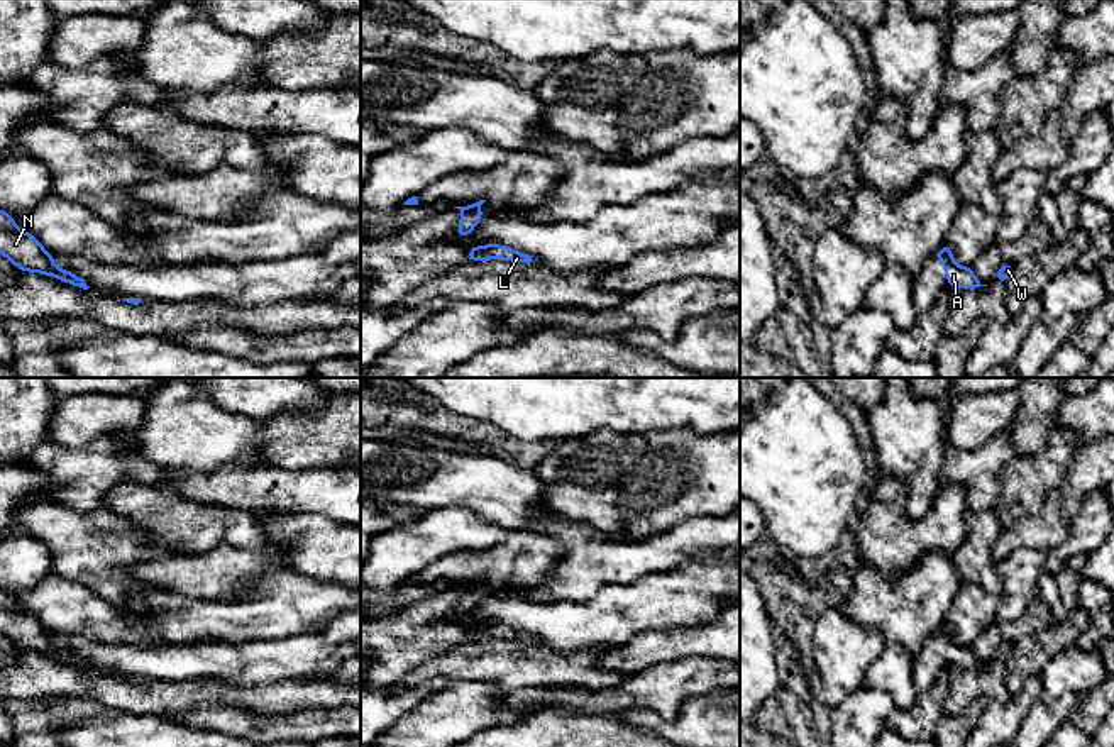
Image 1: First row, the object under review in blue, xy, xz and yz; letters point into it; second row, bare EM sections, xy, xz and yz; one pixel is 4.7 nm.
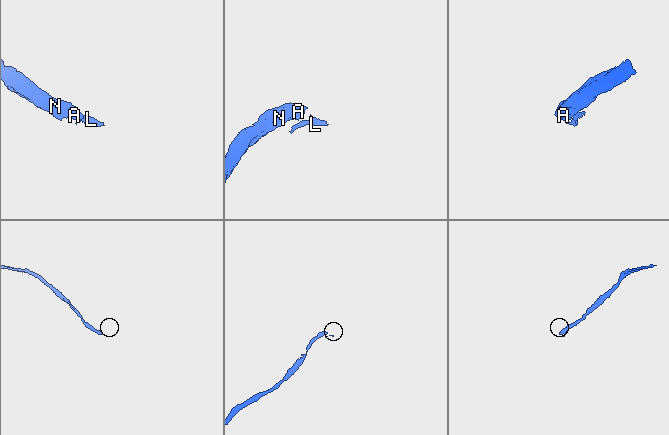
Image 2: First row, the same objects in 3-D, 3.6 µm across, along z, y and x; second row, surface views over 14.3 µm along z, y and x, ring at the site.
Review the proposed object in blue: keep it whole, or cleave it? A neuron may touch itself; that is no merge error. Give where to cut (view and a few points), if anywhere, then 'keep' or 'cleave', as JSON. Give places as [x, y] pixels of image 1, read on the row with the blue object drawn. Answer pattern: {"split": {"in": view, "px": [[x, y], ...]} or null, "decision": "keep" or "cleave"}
{"split": {"in": "xz", "px": [[468, 234], [459, 236]]}, "decision": "cleave"}

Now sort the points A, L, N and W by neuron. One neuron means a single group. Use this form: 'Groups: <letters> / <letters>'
Groups: A N / L W

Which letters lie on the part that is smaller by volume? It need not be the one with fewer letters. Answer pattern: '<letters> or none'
L, W

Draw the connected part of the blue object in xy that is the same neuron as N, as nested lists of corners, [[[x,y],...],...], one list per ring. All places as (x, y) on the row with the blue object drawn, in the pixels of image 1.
[[[0,208],[0,254],[7,257],[15,269],[52,276],[73,286],[86,286],[85,279],[69,269],[61,269],[36,235],[22,230],[12,213]]]

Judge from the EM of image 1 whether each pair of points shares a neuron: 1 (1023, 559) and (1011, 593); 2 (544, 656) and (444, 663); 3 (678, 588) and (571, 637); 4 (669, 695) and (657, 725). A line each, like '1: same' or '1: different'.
1: same
2: same
3: same
4: different

